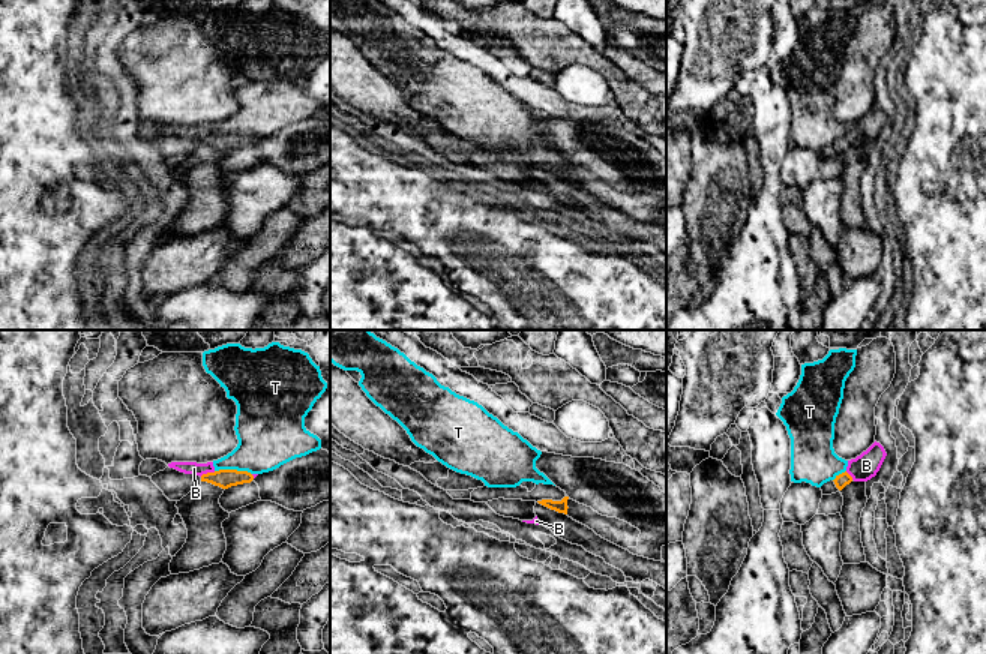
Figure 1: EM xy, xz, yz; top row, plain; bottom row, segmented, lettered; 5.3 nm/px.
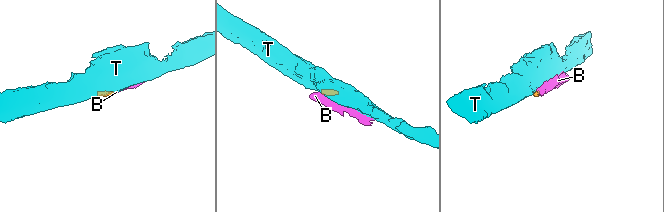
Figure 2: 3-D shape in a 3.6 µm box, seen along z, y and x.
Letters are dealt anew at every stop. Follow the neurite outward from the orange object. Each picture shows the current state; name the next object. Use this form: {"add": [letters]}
{"add": ["B"]}

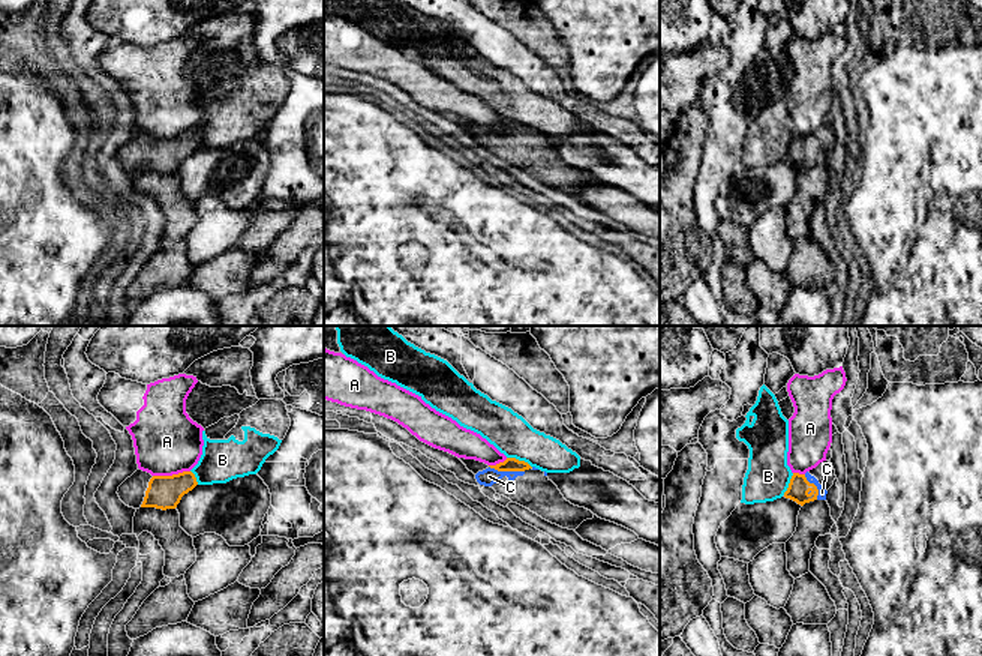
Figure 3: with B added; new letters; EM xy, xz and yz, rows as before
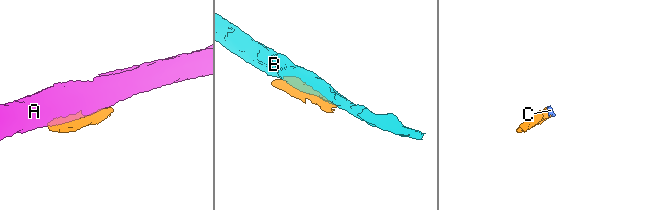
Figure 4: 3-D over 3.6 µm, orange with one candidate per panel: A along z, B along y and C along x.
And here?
{"add": ["C"]}

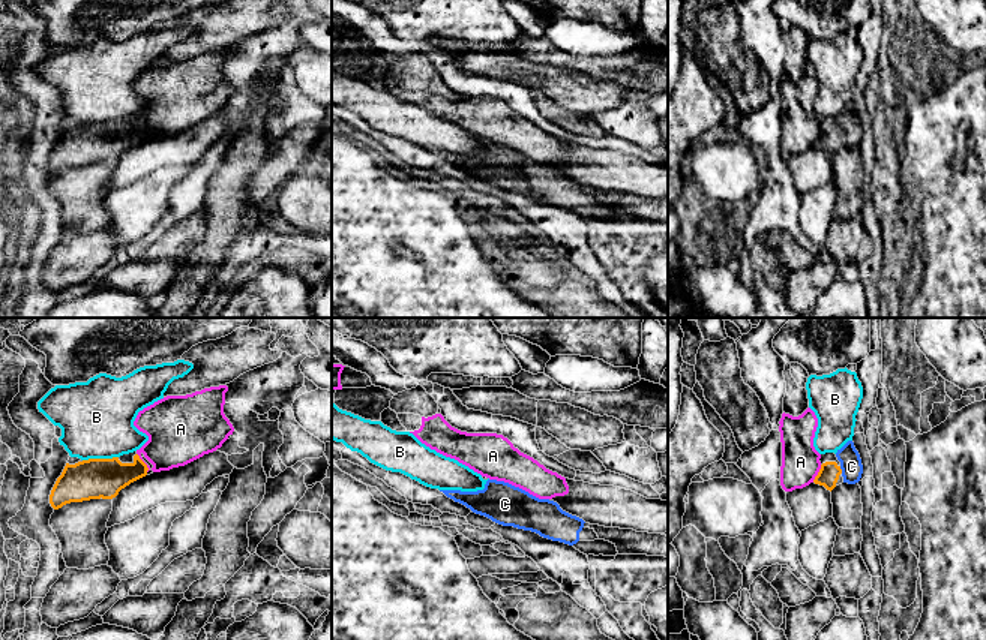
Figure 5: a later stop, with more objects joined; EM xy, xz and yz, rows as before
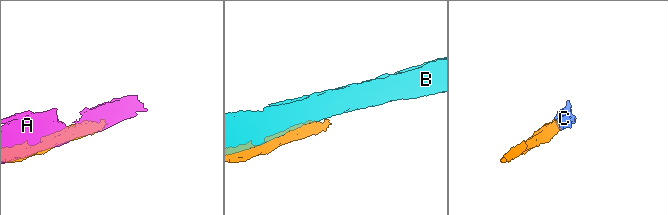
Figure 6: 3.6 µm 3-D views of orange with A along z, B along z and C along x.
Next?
{"add": ["C"]}

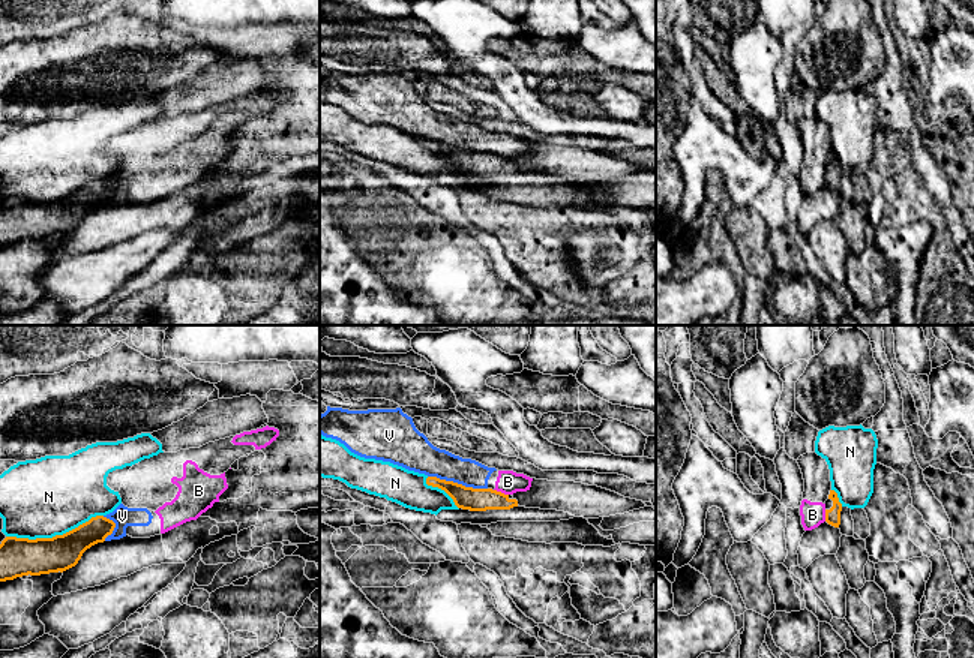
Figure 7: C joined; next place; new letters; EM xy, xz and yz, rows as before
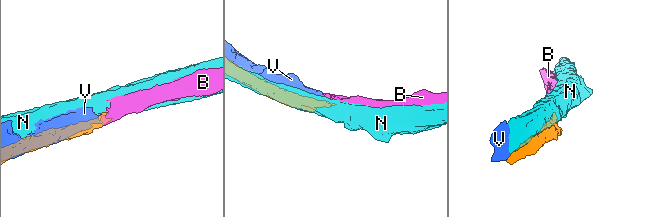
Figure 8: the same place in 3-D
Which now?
{"add": []}

